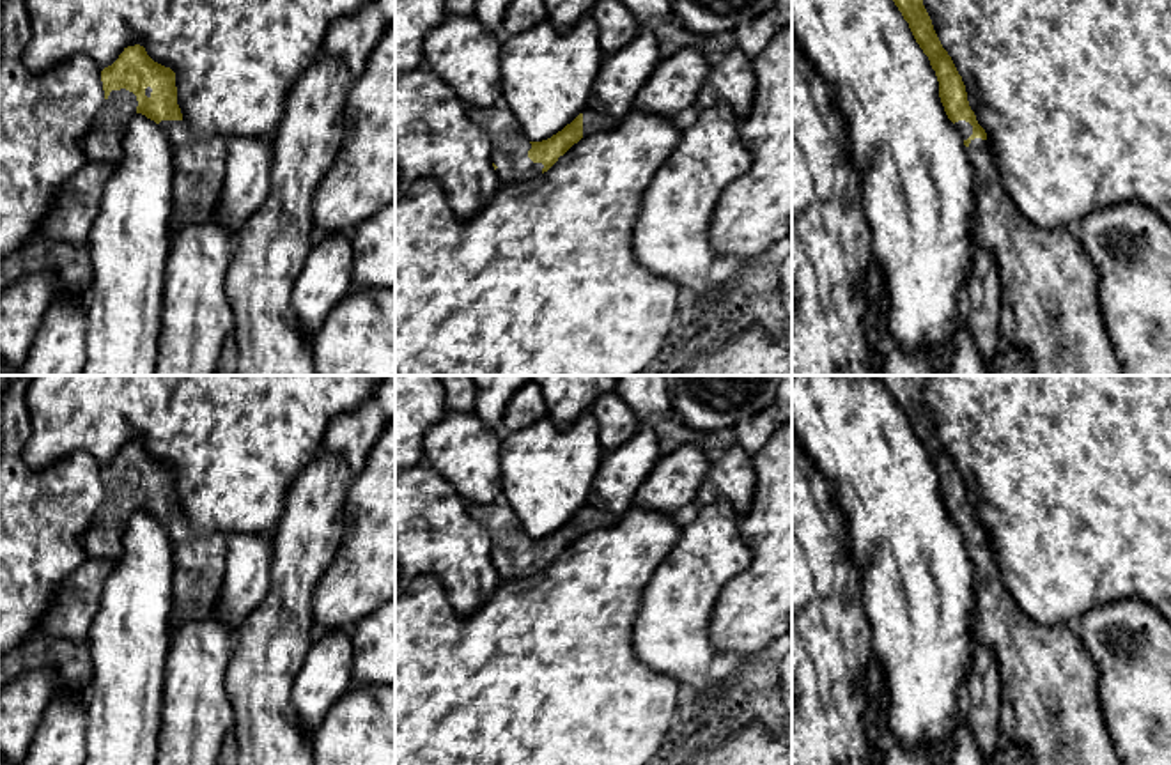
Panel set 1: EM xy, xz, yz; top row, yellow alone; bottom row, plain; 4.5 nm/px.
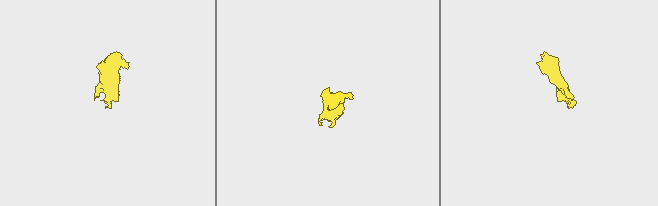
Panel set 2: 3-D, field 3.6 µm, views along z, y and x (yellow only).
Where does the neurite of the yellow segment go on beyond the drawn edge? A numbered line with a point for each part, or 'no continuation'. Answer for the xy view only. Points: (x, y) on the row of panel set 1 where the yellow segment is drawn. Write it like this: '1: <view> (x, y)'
1: xy (103, 140)

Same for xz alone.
1: xz (511, 146)

